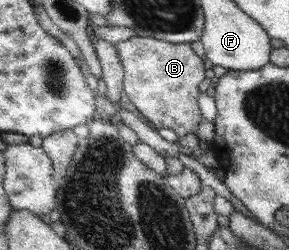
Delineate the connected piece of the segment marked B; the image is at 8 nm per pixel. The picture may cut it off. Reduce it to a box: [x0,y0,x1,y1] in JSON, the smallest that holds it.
[114,36,204,138]

